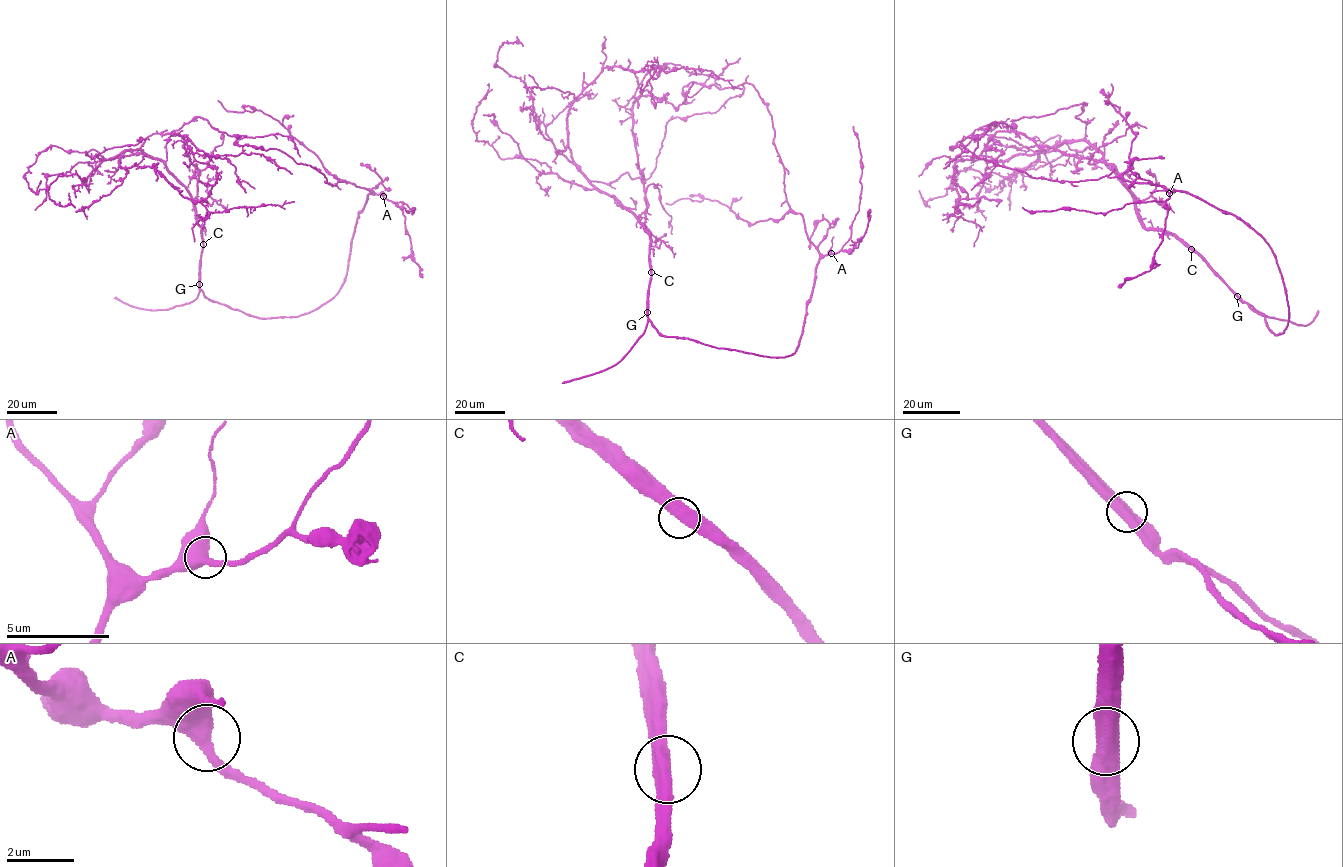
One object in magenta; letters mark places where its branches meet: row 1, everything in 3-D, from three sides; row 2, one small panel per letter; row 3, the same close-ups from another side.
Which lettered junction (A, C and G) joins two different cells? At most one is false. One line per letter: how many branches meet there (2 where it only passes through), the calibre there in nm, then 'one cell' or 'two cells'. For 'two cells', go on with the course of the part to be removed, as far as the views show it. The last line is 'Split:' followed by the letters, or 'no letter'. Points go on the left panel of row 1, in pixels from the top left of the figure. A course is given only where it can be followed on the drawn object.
A: branches 2; calibre 480 nm; one cell
C: branches 2; calibre 500 nm; one cell
G: branches 2; calibre 500 nm; one cell
Split: no letter

